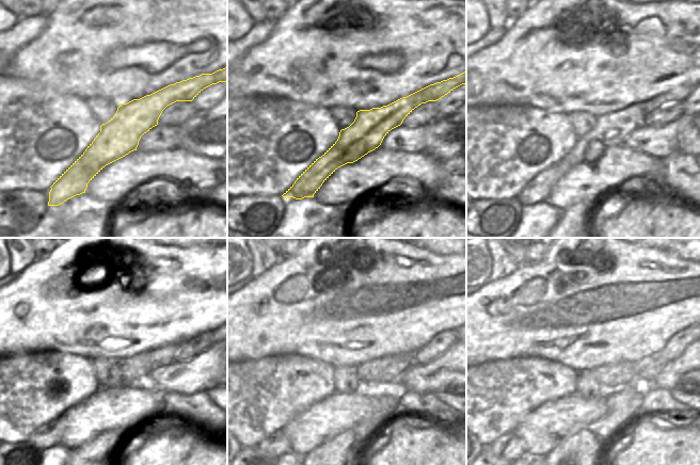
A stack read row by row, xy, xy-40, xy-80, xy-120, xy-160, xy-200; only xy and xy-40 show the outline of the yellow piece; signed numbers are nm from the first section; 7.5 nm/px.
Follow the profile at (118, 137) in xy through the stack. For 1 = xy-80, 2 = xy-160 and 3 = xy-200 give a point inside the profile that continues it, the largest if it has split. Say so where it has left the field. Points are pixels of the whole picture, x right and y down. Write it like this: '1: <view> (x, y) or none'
1: xy-80 (610, 130)
2: xy-160 (275, 445)
3: xy-200 (509, 447)

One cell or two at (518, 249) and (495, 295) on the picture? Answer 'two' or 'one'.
two

